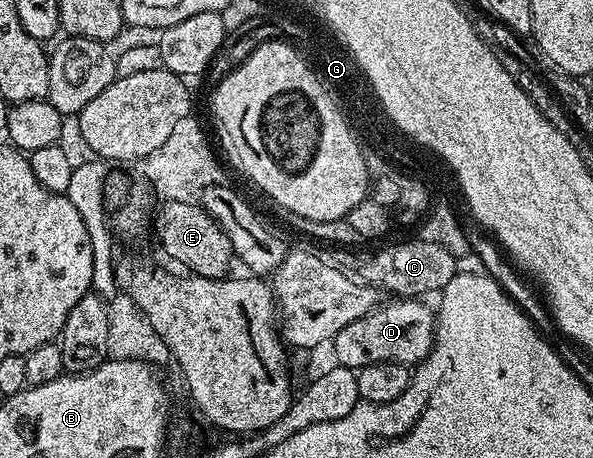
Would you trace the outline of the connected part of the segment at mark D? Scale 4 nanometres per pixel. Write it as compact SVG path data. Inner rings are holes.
M398 297L385 307L379 305L374 310L368 312L364 317L344 325L340 333L332 341L334 355L337 366L340 367L367 367L373 363L405 363L407 365L417 365L430 356L430 350L434 344L434 328L436 326L436 315L433 310L425 307L425 302L414 297Z

